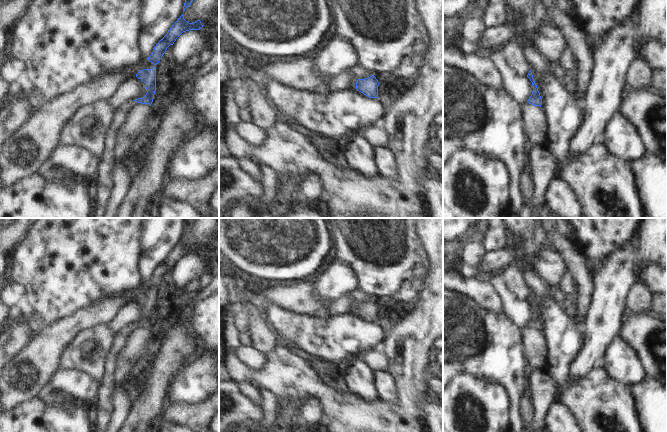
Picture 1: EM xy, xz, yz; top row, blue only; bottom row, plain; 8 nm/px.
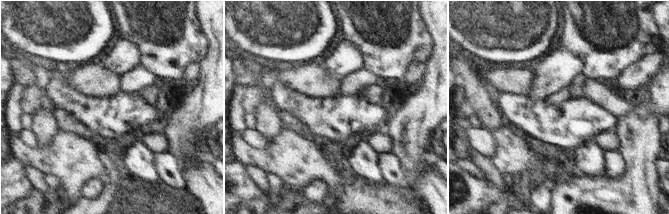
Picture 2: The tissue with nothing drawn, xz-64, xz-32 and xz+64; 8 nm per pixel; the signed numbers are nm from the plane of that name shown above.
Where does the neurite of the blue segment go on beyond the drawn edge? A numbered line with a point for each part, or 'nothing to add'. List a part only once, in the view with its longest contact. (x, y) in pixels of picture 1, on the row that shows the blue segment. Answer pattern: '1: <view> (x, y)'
1: xz (353, 80)

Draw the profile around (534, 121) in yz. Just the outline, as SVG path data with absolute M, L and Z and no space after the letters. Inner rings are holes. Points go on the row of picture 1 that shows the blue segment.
M524 104L522 108L525 136L532 146L540 145L547 137L545 113L542 107L531 104Z

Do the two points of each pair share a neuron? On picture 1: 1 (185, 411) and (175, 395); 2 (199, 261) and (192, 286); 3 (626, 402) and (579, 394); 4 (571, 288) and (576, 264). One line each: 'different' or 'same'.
1: different
2: different
3: same
4: different

